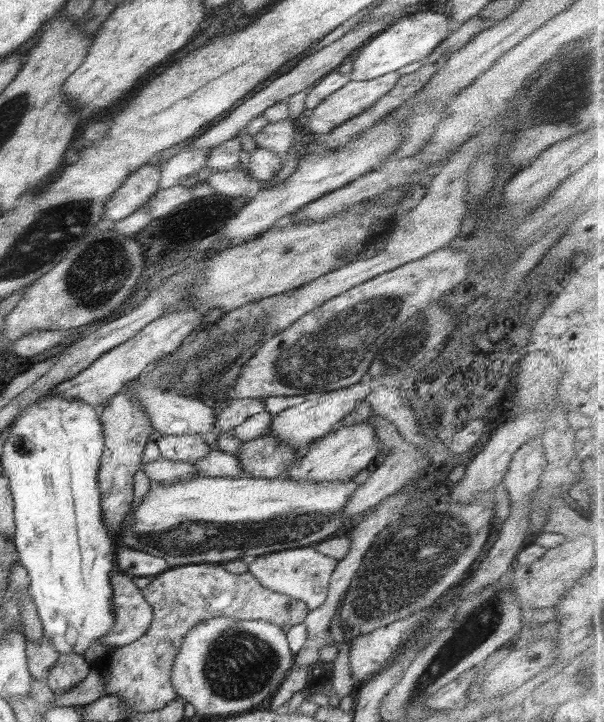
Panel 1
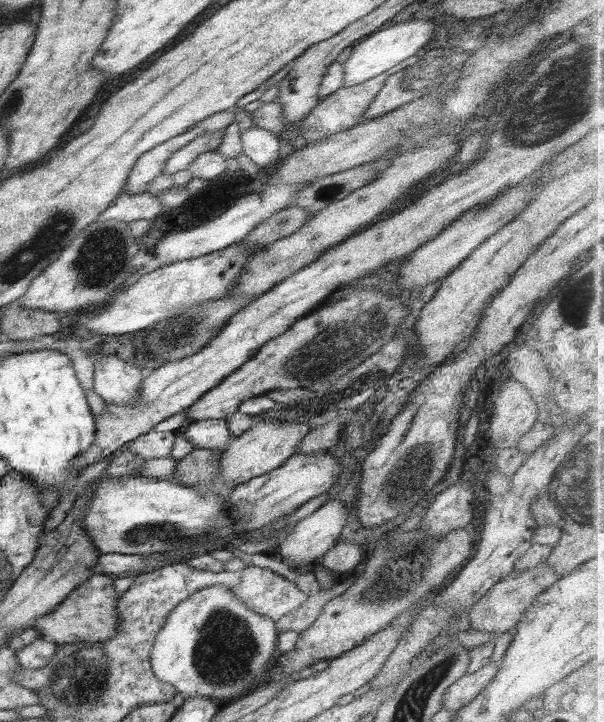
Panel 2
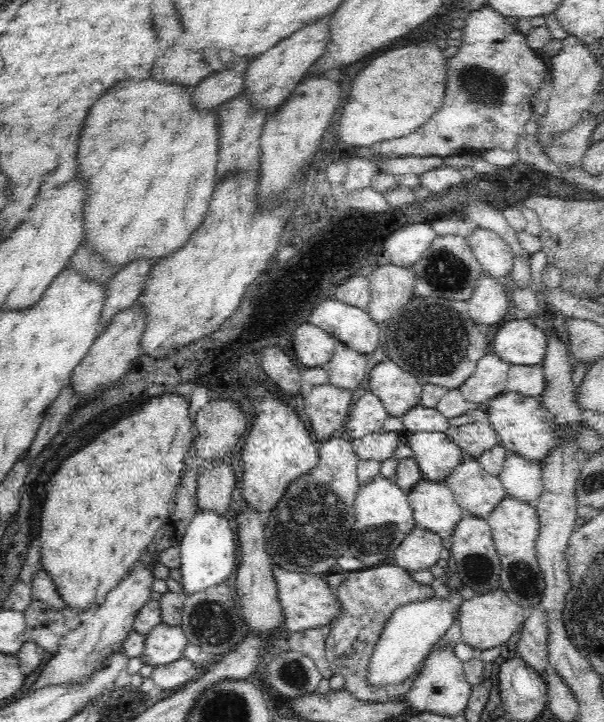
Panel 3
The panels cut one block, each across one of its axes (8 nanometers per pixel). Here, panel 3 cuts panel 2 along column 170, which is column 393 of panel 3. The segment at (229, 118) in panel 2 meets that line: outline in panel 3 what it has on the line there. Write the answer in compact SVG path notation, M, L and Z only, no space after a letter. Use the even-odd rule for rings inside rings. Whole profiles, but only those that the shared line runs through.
M482 5L466 17L461 45L456 58L448 58L448 84L442 106L416 132L406 138L394 138L380 142L380 153L372 160L377 165L377 173L381 173L380 164L384 158L398 156L456 156L475 151L515 148L519 136L525 134L526 122L530 120L531 98L540 90L545 76L549 73L542 59L528 45L525 35L518 33L513 24L497 13L489 5Z

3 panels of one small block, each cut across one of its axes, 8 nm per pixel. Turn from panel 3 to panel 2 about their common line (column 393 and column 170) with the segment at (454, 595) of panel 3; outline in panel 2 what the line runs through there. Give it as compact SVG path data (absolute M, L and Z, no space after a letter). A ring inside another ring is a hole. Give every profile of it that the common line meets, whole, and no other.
M212 586L190 594L190 598L174 606L155 639L150 665L158 680L174 686L185 698L212 698L225 705L246 697L265 680L279 655L278 636L274 621L249 610L228 588Z

